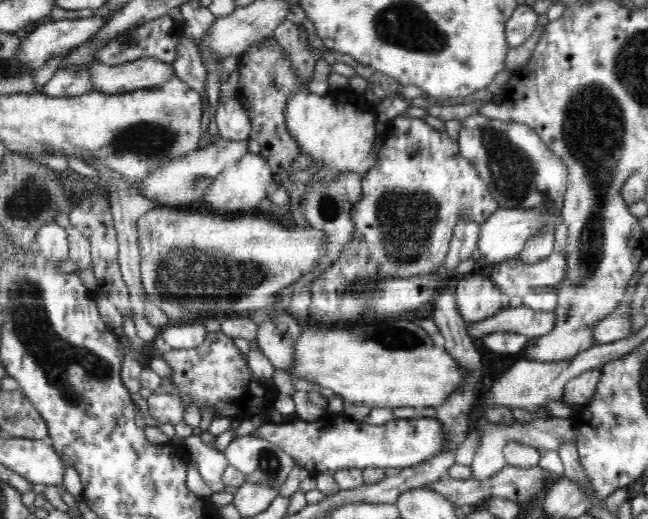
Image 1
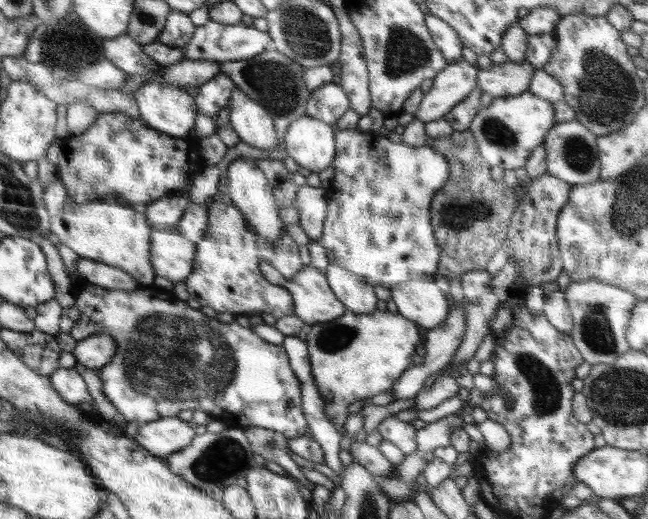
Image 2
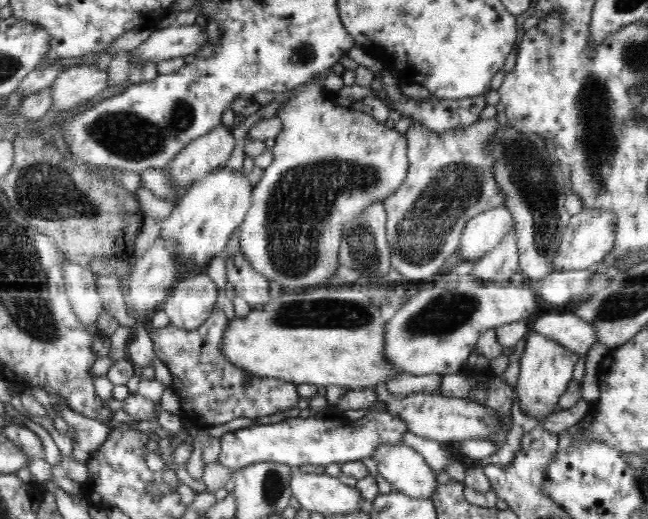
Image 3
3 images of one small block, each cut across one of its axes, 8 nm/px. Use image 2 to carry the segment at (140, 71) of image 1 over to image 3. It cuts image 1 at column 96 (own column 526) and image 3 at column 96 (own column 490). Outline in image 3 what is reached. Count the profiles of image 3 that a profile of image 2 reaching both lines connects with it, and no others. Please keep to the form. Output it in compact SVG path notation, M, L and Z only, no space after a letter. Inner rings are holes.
M95 65L70 66L60 72L50 88L53 109L68 111L109 88L108 71Z

